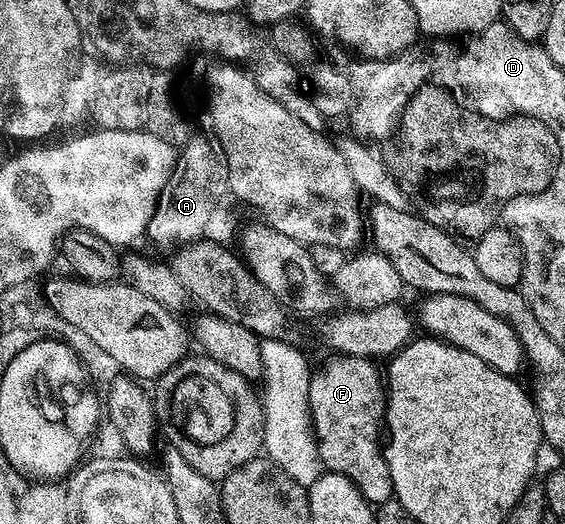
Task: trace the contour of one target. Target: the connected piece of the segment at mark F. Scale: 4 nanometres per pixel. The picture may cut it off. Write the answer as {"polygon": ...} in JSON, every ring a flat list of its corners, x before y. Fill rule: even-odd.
{"polygon":[[342,355,334,359,327,371,318,372,309,383,311,428,319,443,324,470,345,475,371,506,378,507,393,497,393,479,381,448,385,381,374,360]]}

